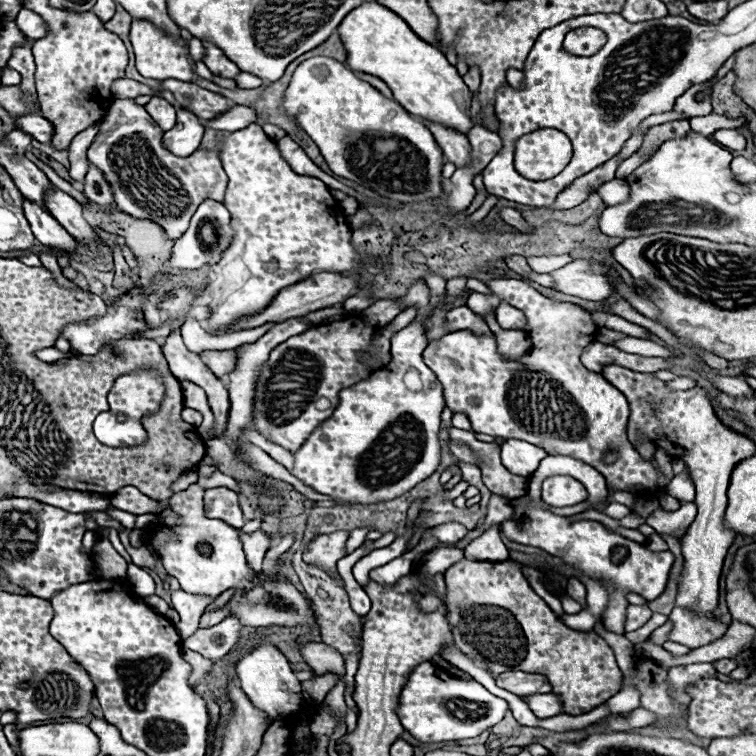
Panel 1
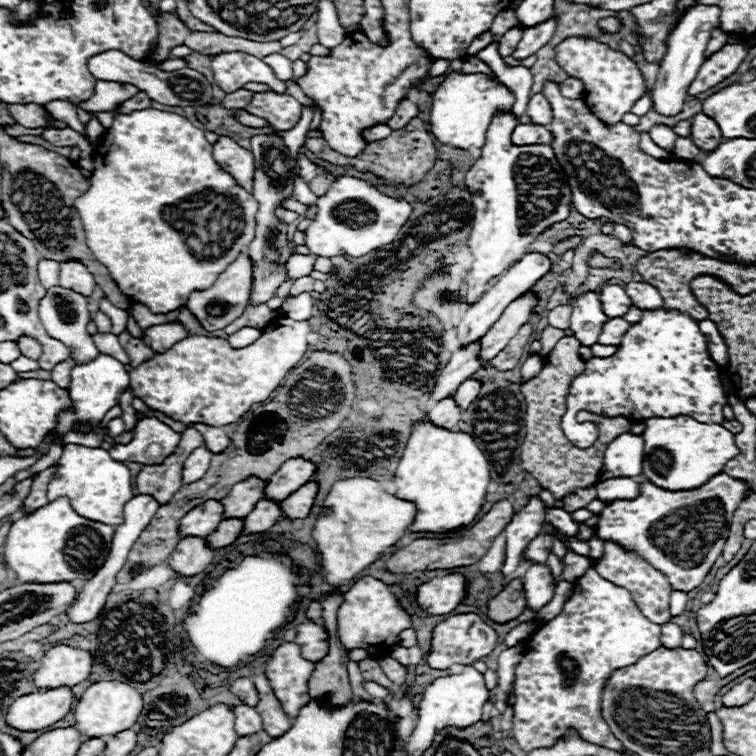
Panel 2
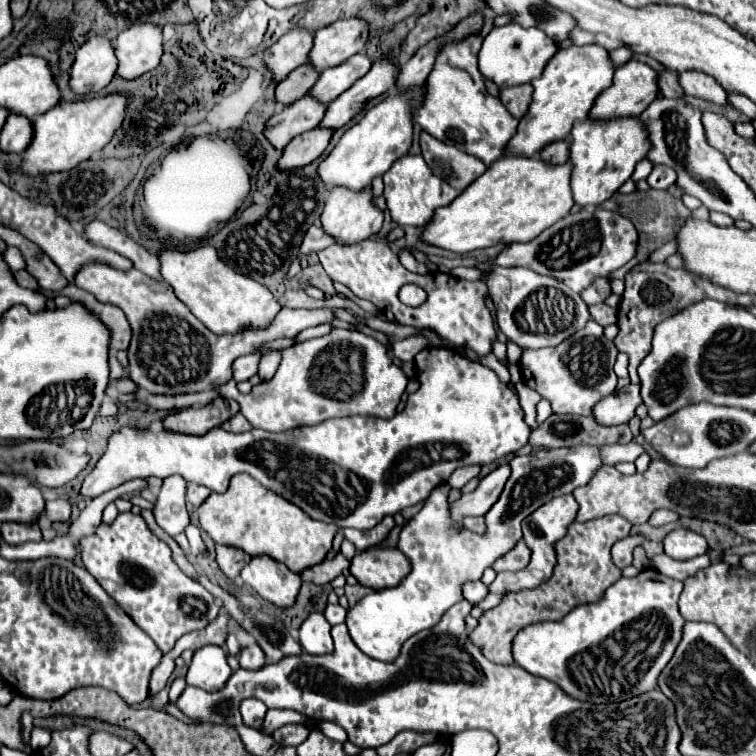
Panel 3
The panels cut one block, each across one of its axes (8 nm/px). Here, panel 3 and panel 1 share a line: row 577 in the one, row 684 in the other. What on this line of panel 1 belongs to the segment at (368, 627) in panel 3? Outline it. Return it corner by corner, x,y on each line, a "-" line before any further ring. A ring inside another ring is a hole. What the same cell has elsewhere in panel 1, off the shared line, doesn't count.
424,662
414,668
408,684
400,694
398,706
402,726
420,742
452,742
474,738
490,726
498,724
508,710
508,702
490,694
480,682
448,676
448,672
440,670
432,662
-
464,704
476,704
478,708
468,710

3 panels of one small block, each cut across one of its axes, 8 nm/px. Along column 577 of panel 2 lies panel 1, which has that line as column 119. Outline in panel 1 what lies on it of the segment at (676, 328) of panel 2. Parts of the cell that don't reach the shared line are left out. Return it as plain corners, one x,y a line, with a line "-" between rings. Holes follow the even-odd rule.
140,370
134,374
120,376
114,382
114,388
108,394
110,412
124,412
124,414
136,414
136,418
142,418
144,414
150,414
160,406
160,400
164,398
164,386
162,378
152,370

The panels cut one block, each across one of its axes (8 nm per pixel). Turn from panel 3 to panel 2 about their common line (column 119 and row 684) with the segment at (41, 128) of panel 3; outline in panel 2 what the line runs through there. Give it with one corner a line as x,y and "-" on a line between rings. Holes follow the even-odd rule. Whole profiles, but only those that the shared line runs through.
102,680
102,682
96,682
90,688
86,688
80,702
76,704
76,710
74,710
76,728
88,738
92,738
92,736
100,736
100,738
102,736
112,736
120,730
132,728
136,724
142,708
144,708
144,698
136,688
132,688
124,682

